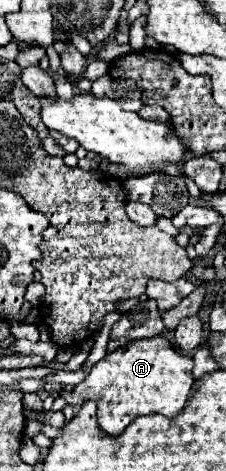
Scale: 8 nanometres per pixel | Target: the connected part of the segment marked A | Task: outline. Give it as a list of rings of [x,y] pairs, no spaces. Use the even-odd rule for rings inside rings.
[[[153,336],[149,340],[135,340],[129,346],[109,352],[99,360],[87,378],[75,386],[73,392],[65,392],[63,398],[79,406],[87,400],[97,402],[97,424],[109,436],[119,436],[135,418],[143,414],[163,414],[167,418],[177,416],[193,386],[193,358],[181,354],[165,336]]]

